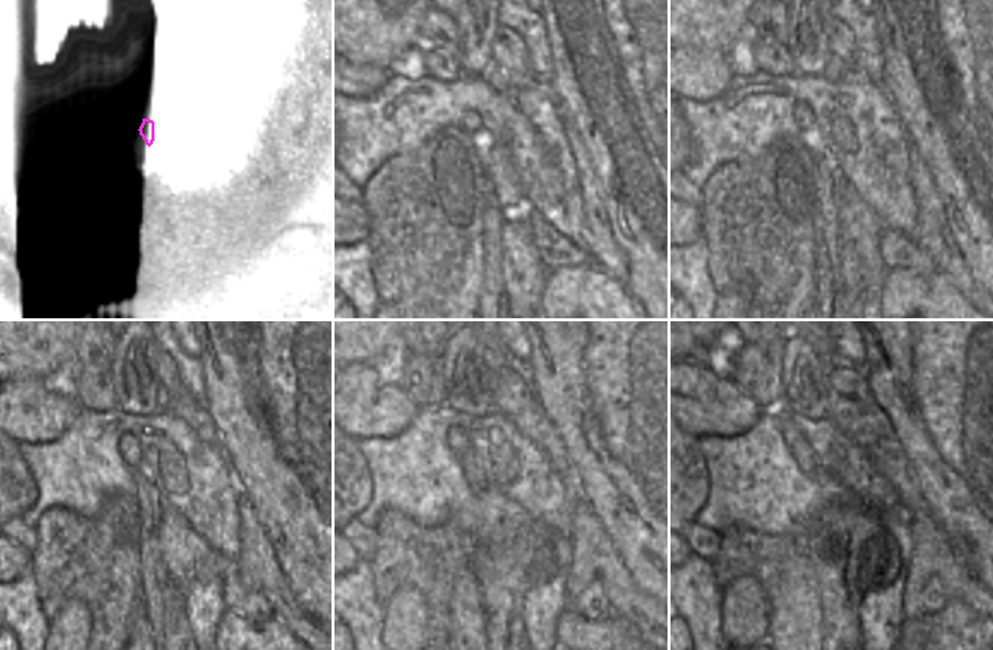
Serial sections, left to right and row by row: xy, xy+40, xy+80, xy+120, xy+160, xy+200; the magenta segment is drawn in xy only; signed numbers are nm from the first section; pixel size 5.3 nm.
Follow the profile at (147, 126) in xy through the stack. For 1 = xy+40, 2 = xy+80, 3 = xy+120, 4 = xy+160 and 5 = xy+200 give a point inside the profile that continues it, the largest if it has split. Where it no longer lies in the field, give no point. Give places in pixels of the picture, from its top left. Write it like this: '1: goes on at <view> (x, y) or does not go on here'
1: goes on at xy+40 (480, 137)
2: goes on at xy+80 (812, 138)
3: goes on at xy+120 (144, 485)
4: goes on at xy+160 (471, 470)
5: goes on at xy+200 (792, 436)

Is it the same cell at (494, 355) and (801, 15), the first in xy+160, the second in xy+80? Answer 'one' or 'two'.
two

